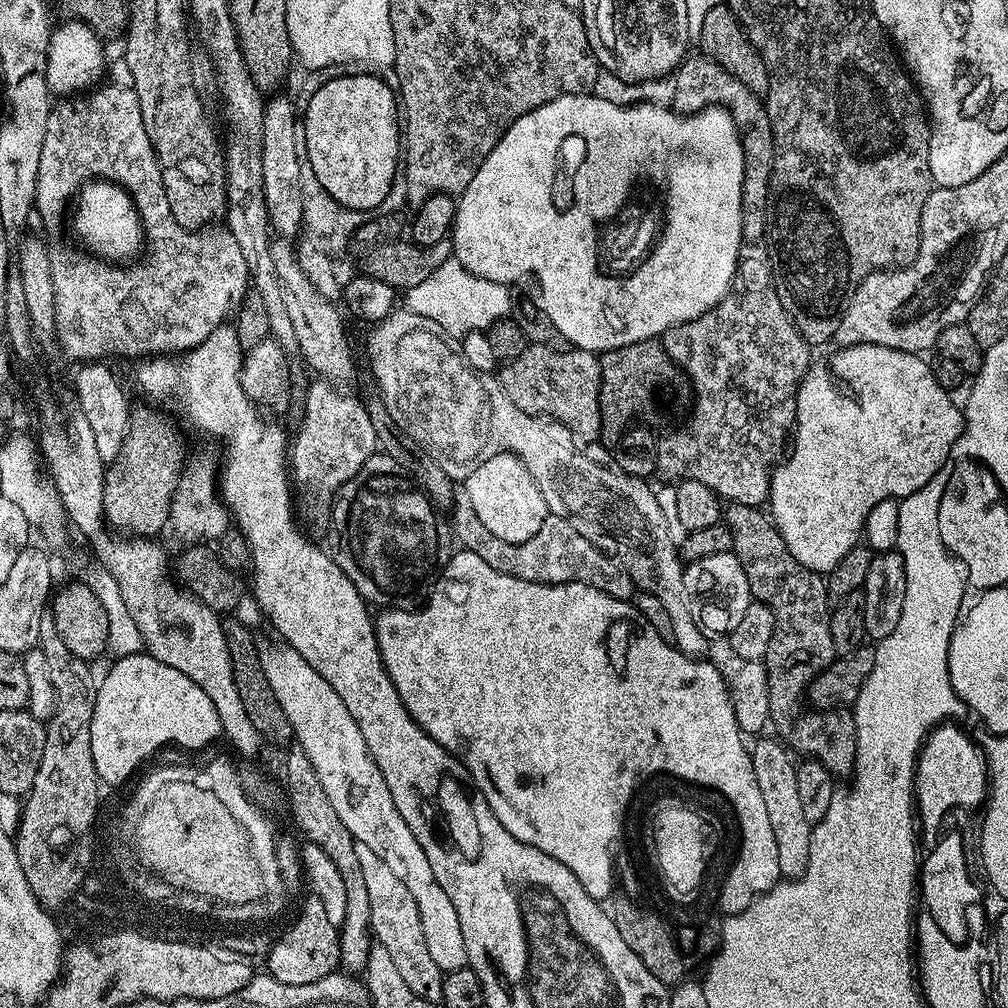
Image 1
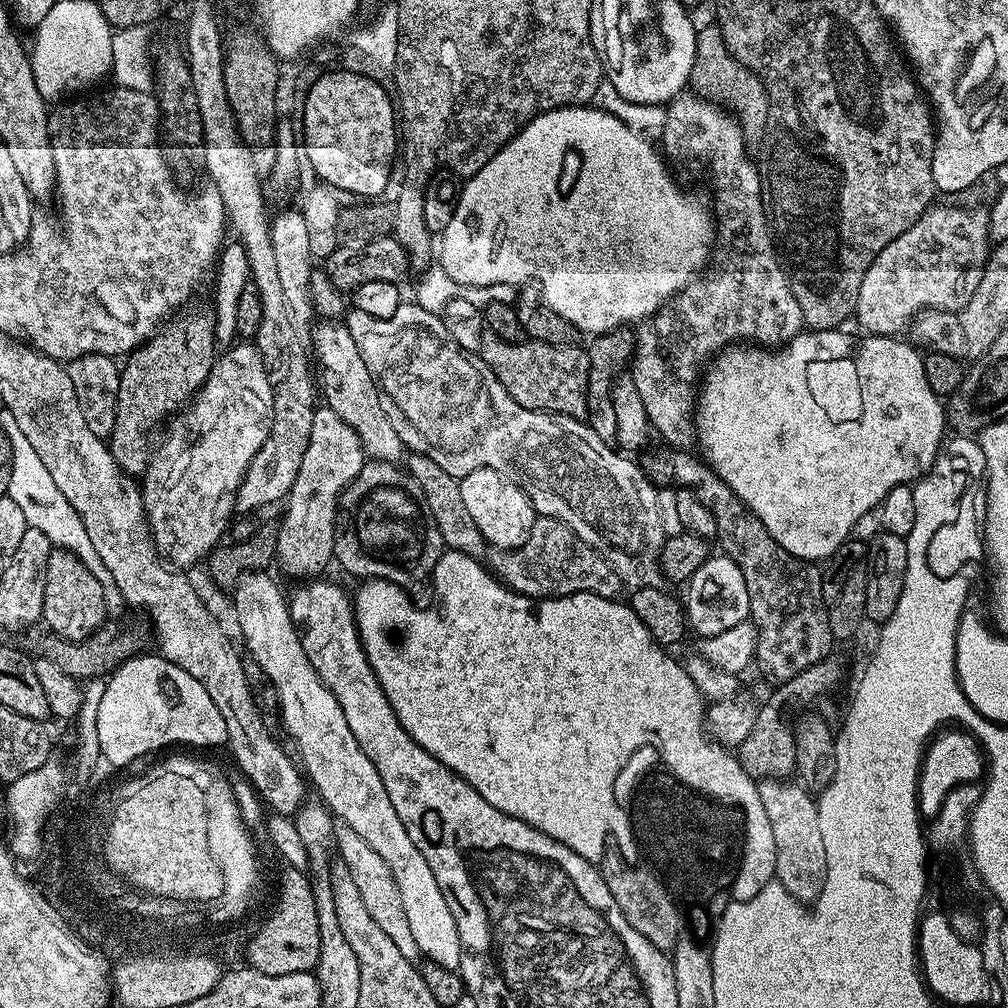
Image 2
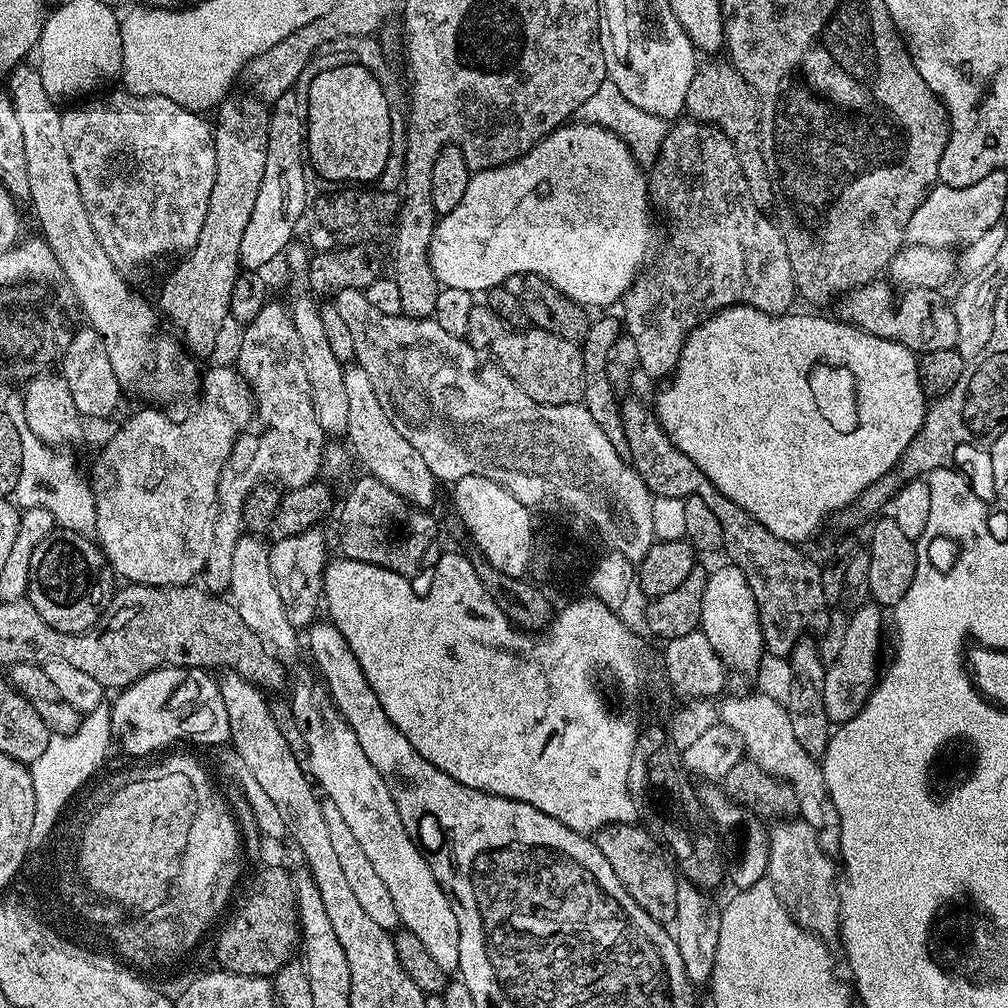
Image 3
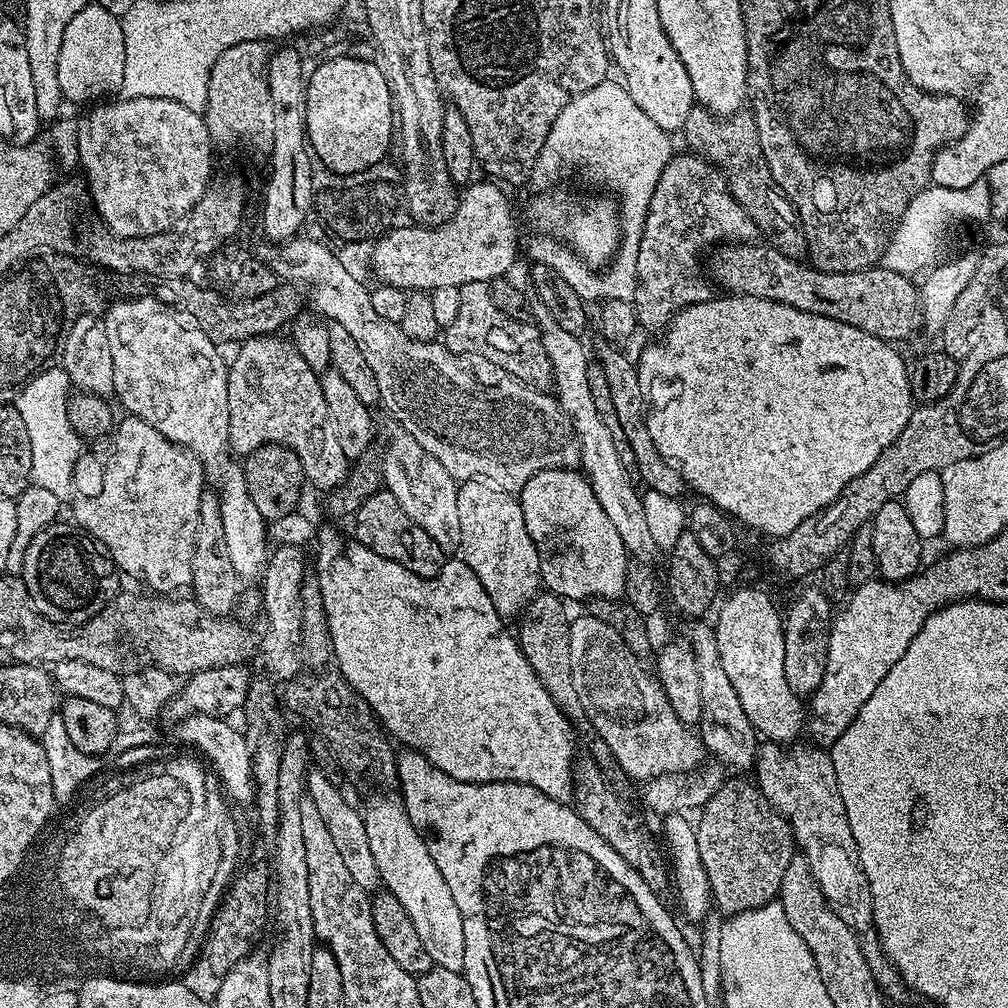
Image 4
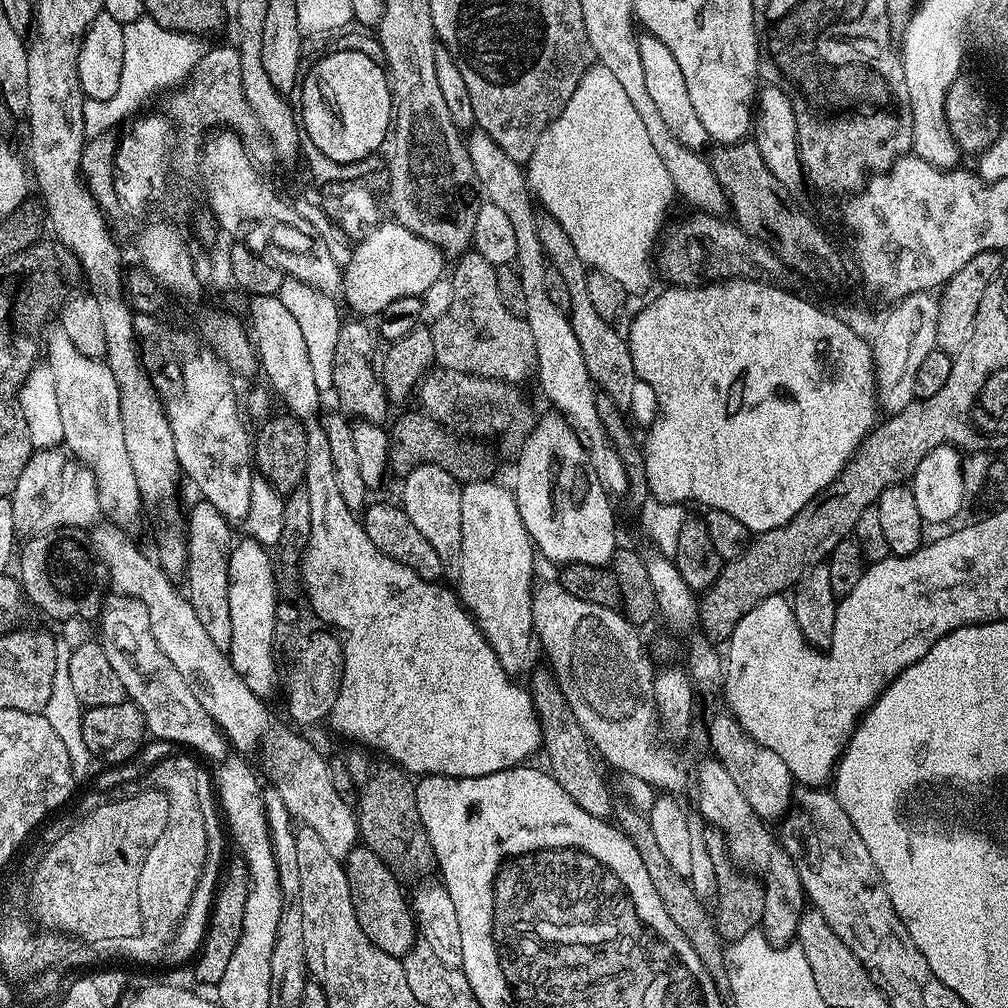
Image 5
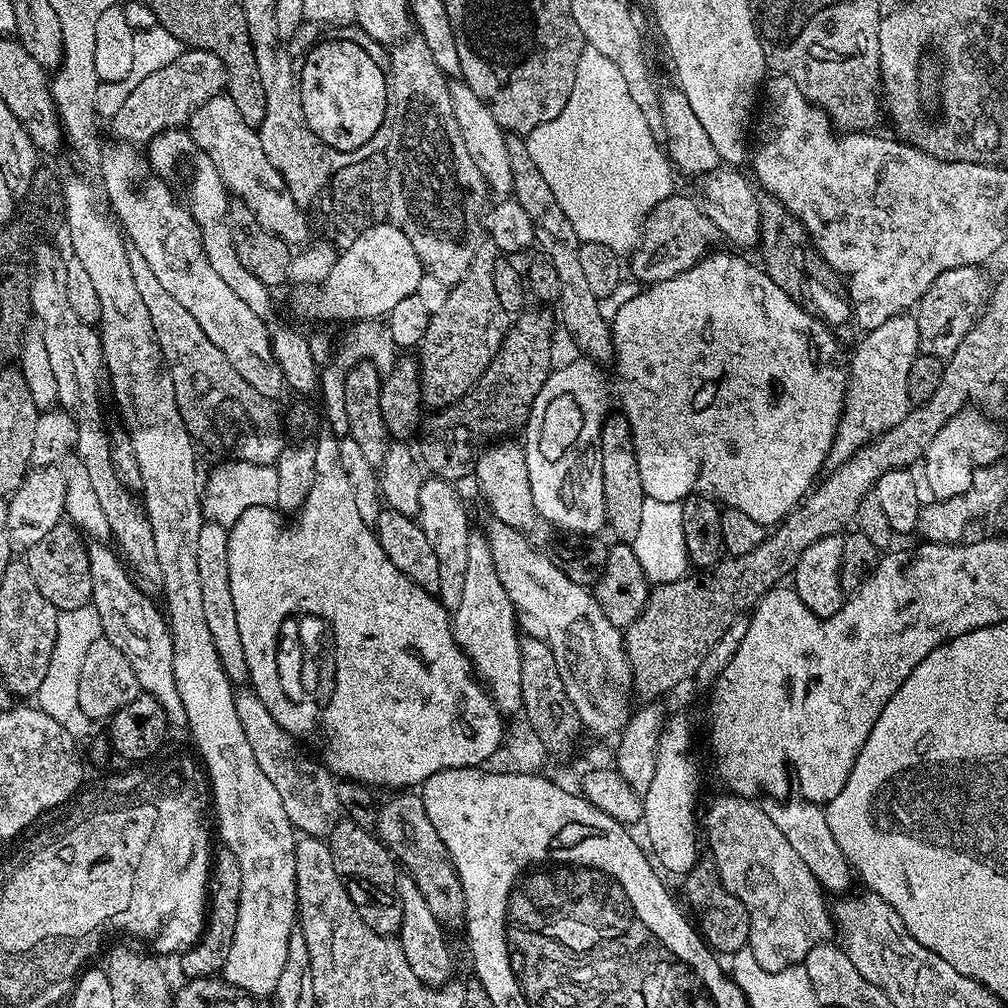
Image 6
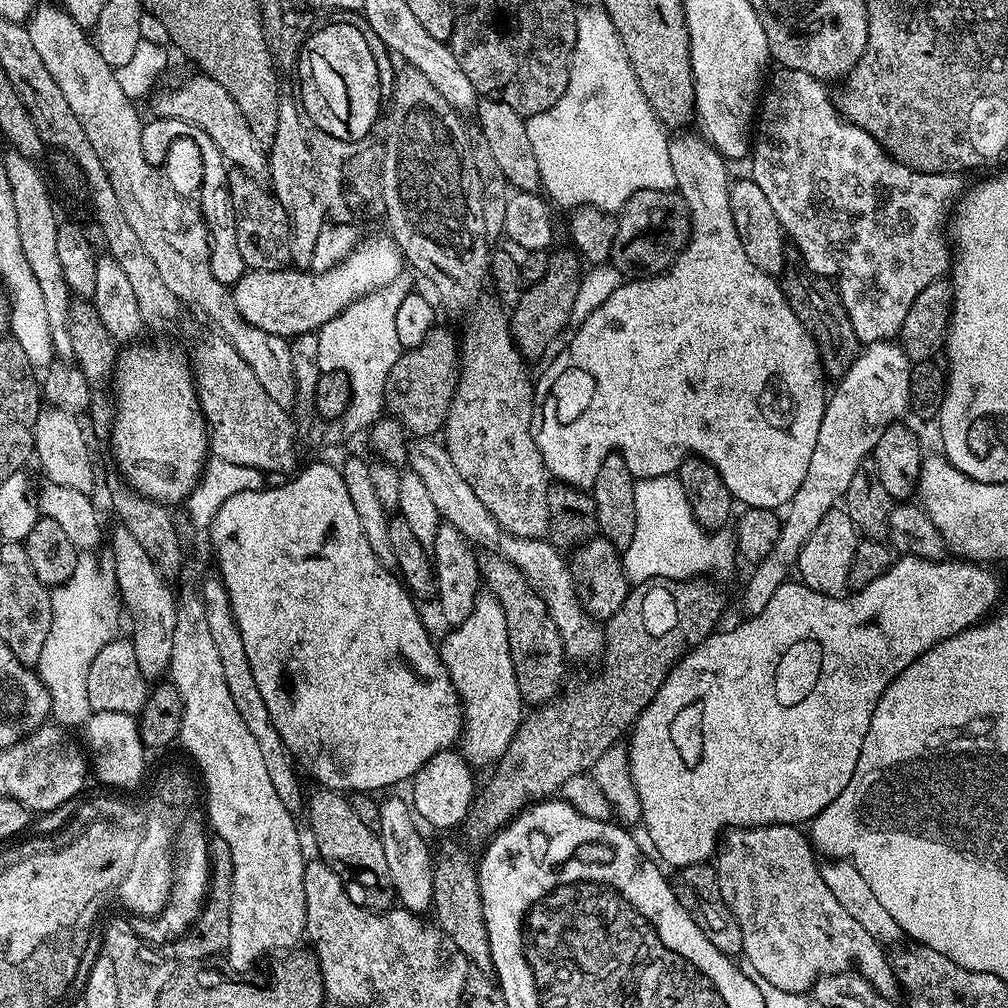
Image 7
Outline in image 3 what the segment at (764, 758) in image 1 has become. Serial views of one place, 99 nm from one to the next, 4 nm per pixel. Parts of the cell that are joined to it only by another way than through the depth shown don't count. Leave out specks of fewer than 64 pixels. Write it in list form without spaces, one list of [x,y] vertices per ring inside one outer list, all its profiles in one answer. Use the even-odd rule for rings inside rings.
[[[784,818],[781,824],[770,828],[768,837],[767,879],[774,886],[774,894],[782,907],[791,914],[793,921],[814,936],[825,942],[835,941],[840,934],[840,890],[838,887],[838,868],[832,865],[833,857],[822,850],[816,829],[811,828],[802,818]]]

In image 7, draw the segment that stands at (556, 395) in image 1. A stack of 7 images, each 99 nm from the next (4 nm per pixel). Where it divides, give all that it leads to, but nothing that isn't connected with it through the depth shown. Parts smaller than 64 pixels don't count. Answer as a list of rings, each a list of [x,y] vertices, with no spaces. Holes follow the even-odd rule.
[[[437,326],[424,339],[422,346],[401,351],[398,362],[394,362],[394,370],[390,370],[390,378],[386,382],[386,390],[384,391],[387,411],[398,419],[413,437],[435,437],[444,427],[444,420],[448,417],[450,402],[454,398],[454,390],[459,377],[460,346],[457,333],[454,334],[443,326]]]

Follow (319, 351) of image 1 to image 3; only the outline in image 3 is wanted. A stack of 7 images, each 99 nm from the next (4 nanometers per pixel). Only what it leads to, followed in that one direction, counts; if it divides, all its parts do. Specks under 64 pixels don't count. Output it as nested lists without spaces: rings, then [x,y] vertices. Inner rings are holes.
[[[358,366],[345,367],[344,382],[348,412],[346,440],[355,459],[357,456],[364,463],[363,471],[378,478],[378,482],[386,482],[390,490],[394,490],[409,504],[425,510],[431,509],[438,487],[436,475],[432,473],[430,466],[426,466],[422,454],[418,454],[418,450],[414,450],[414,446],[410,446],[410,442],[406,442],[406,438],[402,438],[402,434],[394,430],[394,422],[386,418],[386,410],[382,410],[382,402],[378,402],[378,394],[374,394],[374,386],[370,383],[366,370]]]

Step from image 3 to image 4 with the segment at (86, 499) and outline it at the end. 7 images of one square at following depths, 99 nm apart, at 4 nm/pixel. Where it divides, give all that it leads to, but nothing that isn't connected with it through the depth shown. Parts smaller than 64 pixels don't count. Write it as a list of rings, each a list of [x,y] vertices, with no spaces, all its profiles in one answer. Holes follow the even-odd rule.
[[[61,365],[45,367],[39,375],[29,380],[32,390],[24,398],[17,398],[16,407],[26,425],[30,437],[31,481],[39,488],[50,490],[61,500],[69,499],[73,493],[73,468],[84,450],[82,438],[69,422],[68,401],[72,388],[69,375]]]

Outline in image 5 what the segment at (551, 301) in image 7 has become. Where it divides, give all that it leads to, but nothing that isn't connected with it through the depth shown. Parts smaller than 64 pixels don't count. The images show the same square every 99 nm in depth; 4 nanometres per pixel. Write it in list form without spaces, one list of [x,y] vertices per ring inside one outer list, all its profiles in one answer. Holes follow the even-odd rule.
[[[422,410],[415,411],[404,412],[396,421],[391,421],[388,434],[388,462],[393,473],[407,473],[408,469],[415,468],[418,464],[441,464],[455,480],[461,482],[486,480],[493,475],[489,462],[485,460],[488,454],[486,449],[470,452],[460,444],[451,444],[448,441],[449,433],[438,430],[436,420],[432,416]]]

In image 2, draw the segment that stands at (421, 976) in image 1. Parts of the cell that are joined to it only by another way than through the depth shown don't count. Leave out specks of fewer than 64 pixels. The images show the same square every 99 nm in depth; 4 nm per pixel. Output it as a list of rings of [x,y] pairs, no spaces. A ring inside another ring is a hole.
[[[337,822],[334,826],[334,834],[339,863],[344,864],[346,870],[350,870],[350,878],[354,886],[358,886],[358,894],[362,894],[362,902],[366,905],[370,918],[378,922],[378,927],[394,941],[394,946],[398,946],[401,954],[406,954],[408,960],[415,961],[420,956],[418,942],[414,942],[414,934],[410,931],[410,922],[402,906],[402,894],[398,894],[398,882],[394,882],[394,874],[390,874],[390,866],[386,866],[386,862],[382,862],[382,857],[368,845],[366,838],[354,834],[350,826]]]

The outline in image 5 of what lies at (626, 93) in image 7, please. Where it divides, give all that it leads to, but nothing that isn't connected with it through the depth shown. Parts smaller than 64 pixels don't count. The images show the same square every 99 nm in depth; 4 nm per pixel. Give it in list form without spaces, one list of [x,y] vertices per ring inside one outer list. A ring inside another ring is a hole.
[[[593,66],[586,70],[582,80],[578,82],[573,96],[566,102],[565,108],[550,122],[548,128],[538,139],[534,154],[526,163],[526,175],[528,186],[532,189],[532,195],[538,201],[539,207],[547,215],[553,216],[562,226],[562,230],[566,230],[570,242],[574,242],[574,250],[578,250],[578,258],[582,258],[585,266],[614,278],[614,282],[618,282],[618,286],[622,286],[630,296],[644,296],[647,293],[647,288],[652,284],[652,272],[654,276],[654,268],[650,261],[653,259],[654,249],[657,247],[658,237],[662,232],[660,223],[664,220],[664,207],[674,200],[674,193],[670,174],[666,174],[666,166],[662,166],[662,158],[658,158],[658,153],[654,151],[654,146],[646,134],[646,126],[642,122],[642,118],[638,118],[638,110],[634,110],[630,98],[622,91],[618,78],[614,78],[614,74],[610,74],[610,70],[599,66]]]

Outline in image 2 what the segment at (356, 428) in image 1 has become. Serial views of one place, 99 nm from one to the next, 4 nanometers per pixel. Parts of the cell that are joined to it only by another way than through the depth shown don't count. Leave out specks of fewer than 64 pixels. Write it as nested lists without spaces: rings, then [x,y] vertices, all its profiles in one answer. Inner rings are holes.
[[[320,406],[313,411],[310,422],[310,442],[306,442],[306,454],[302,454],[302,466],[298,466],[298,478],[294,478],[294,486],[288,491],[286,503],[283,505],[284,514],[279,517],[280,530],[276,560],[278,567],[288,576],[293,576],[296,582],[307,582],[319,577],[328,568],[328,563],[333,563],[334,557],[334,530],[336,529],[336,507],[340,505],[340,496],[354,482],[354,478],[366,463],[366,453],[356,431],[334,410],[327,406]]]

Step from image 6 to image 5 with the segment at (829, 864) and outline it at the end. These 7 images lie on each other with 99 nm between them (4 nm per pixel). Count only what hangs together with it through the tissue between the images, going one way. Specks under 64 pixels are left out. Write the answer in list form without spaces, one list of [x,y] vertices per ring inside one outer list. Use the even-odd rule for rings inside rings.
[[[721,710],[709,722],[708,744],[712,747],[711,755],[719,764],[726,766],[734,786],[738,786],[746,802],[750,802],[750,810],[754,810],[754,814],[758,814],[761,820],[779,821],[793,807],[794,781],[786,762],[782,762],[782,758],[774,754],[774,750],[754,742],[754,738],[750,738],[750,734],[742,730],[742,726],[734,719],[731,712]]]

